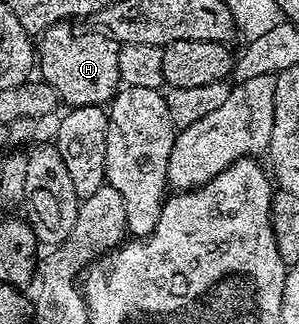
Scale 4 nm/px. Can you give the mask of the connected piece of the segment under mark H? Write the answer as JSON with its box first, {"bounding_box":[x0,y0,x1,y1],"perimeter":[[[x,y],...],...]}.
{"bounding_box":[37,21,121,106],"perimeter":[[[58,21],[42,33],[37,41],[37,73],[53,89],[64,106],[106,106],[121,88],[119,47],[113,37],[102,31],[75,33],[74,24]]]}

